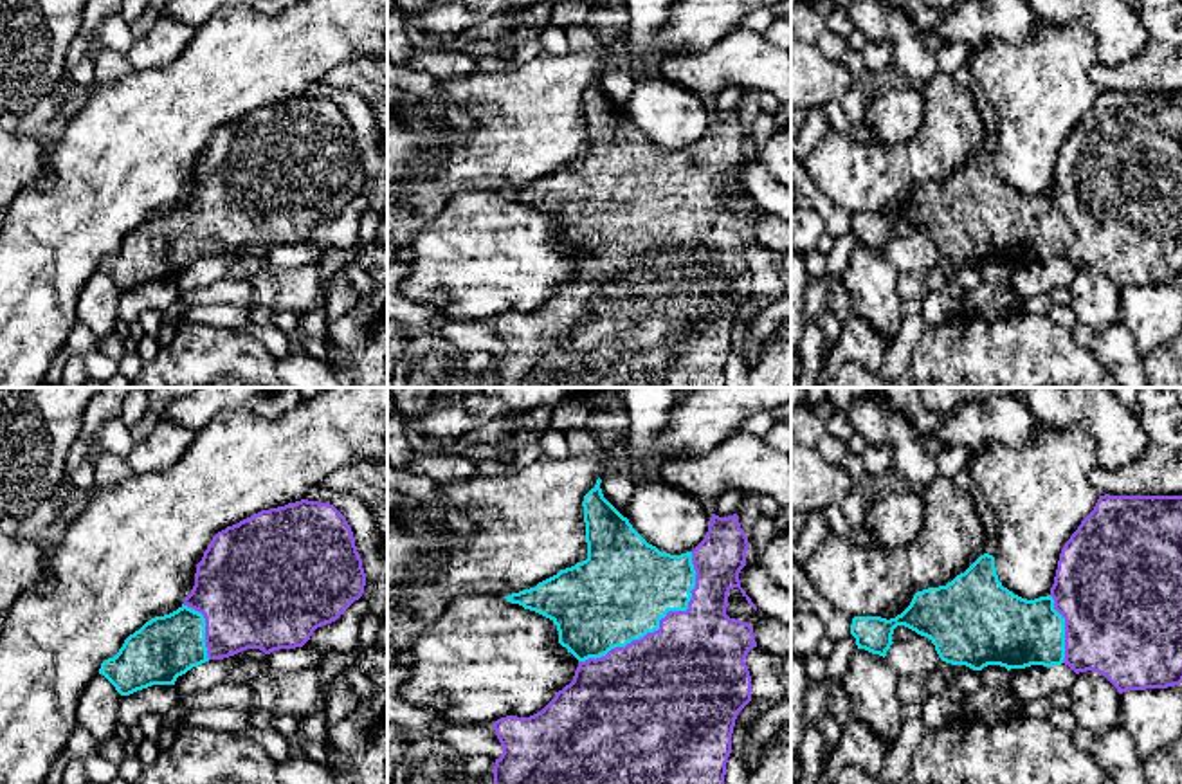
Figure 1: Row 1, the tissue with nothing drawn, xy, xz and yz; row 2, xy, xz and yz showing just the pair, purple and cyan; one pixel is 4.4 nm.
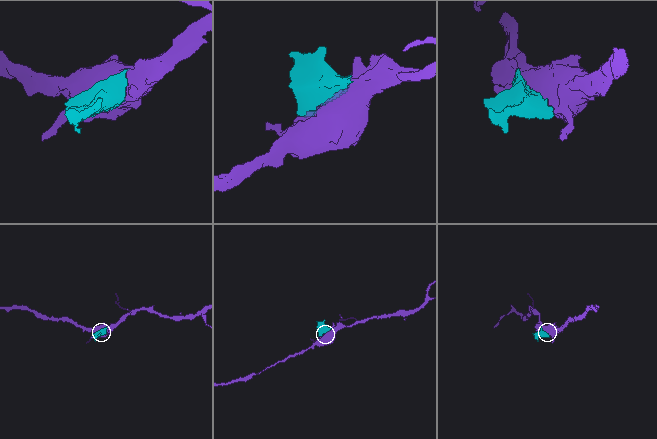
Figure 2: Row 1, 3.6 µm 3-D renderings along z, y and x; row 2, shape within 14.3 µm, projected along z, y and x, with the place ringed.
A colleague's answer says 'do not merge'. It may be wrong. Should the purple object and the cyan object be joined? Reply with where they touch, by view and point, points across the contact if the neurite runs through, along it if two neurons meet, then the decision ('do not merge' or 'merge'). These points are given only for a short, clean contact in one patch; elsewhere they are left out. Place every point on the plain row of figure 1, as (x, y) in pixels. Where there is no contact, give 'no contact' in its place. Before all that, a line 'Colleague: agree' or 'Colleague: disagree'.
Colleague: disagree
xz (660, 218) | merge

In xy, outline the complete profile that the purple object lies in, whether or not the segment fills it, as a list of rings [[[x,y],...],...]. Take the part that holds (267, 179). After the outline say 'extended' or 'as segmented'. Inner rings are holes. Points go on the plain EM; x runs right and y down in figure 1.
[[[301,96],[261,106],[213,133],[184,200],[130,231],[119,249],[101,260],[99,270],[121,292],[130,292],[151,281],[175,281],[193,263],[247,245],[270,251],[303,243],[317,223],[344,211],[364,182],[353,128],[333,101]]] | extended

